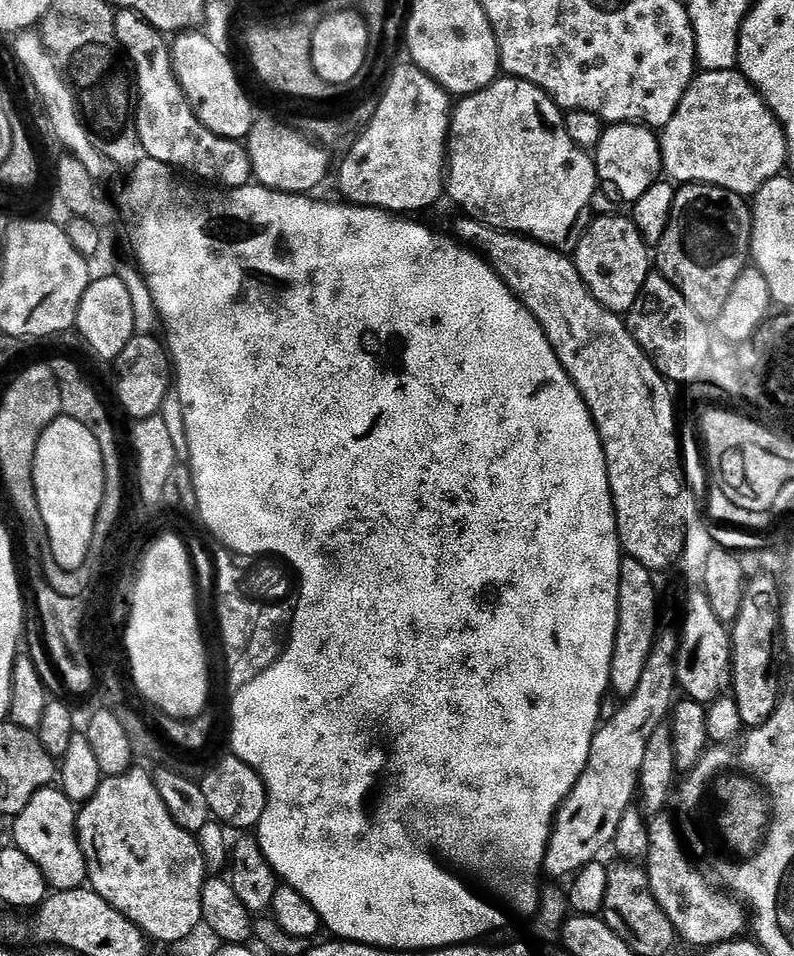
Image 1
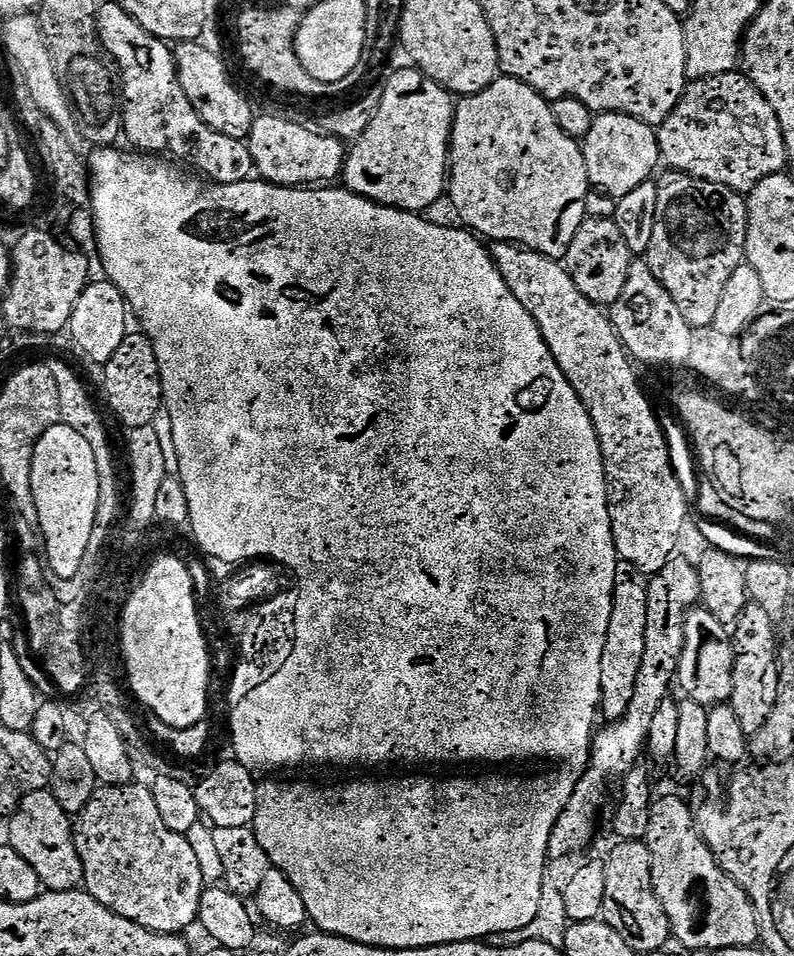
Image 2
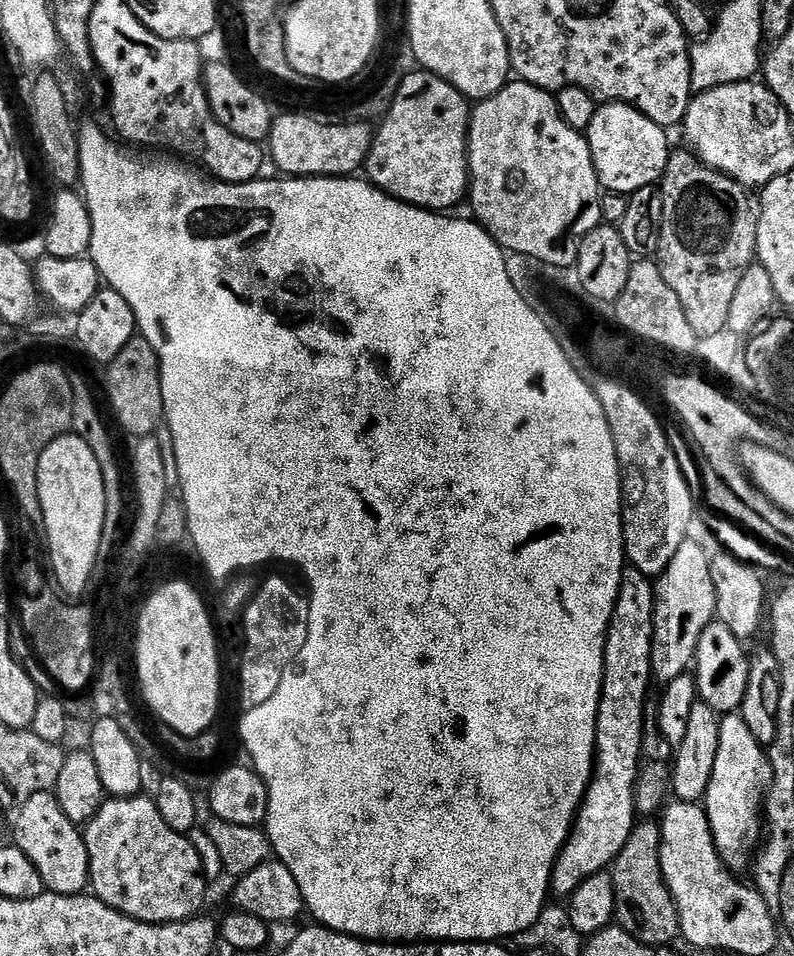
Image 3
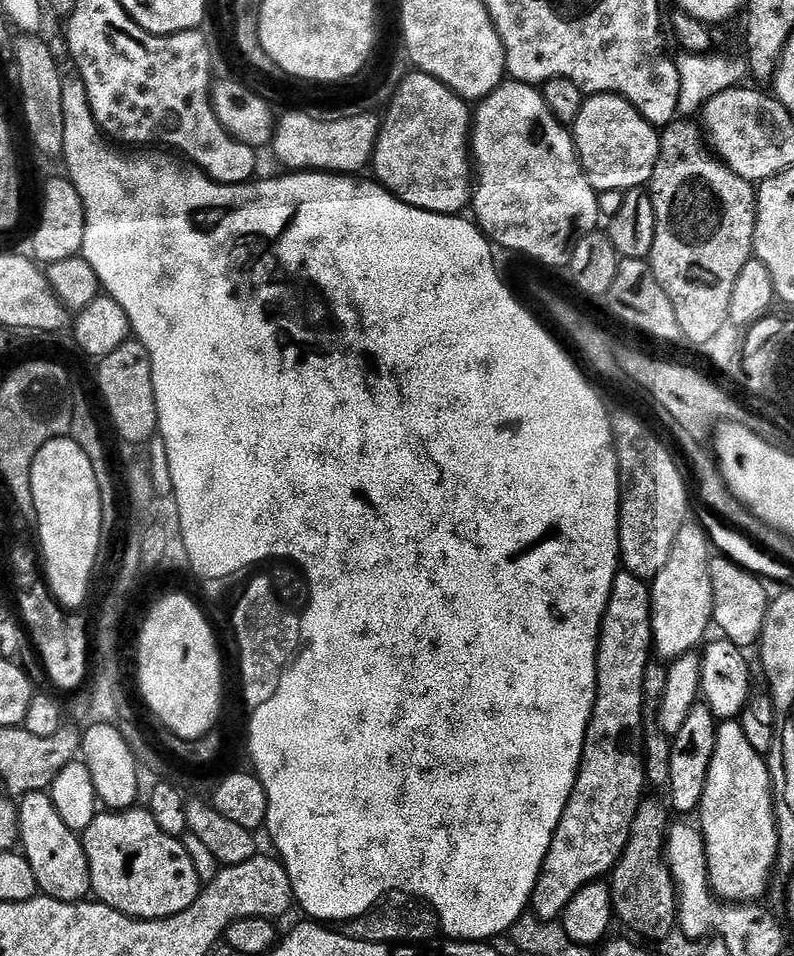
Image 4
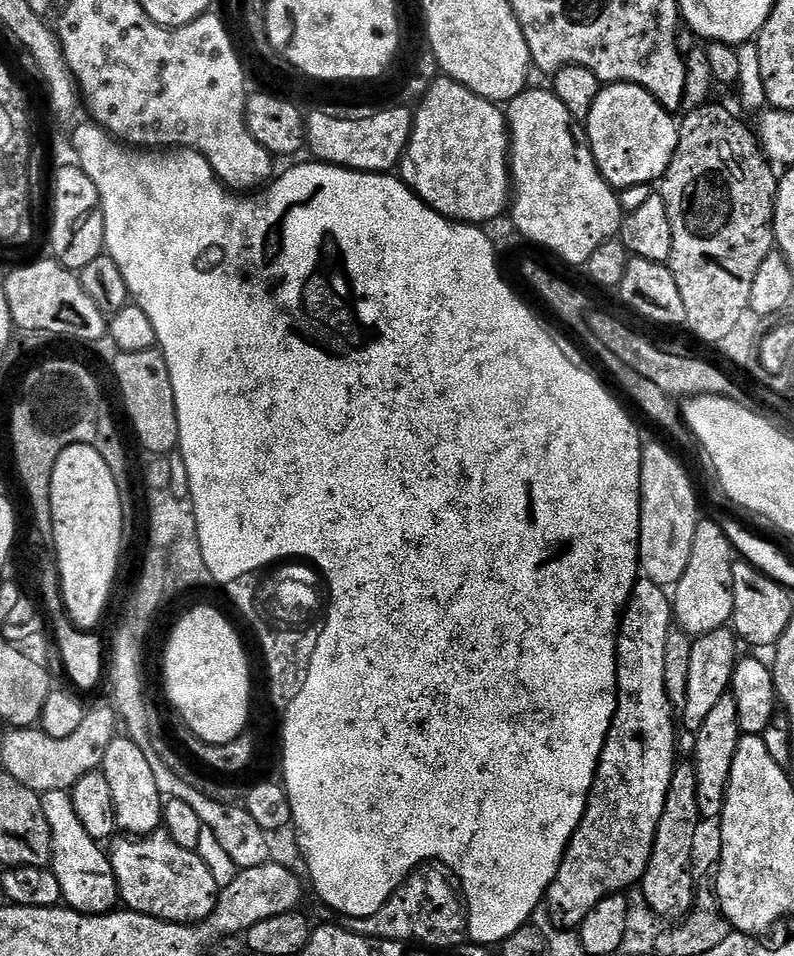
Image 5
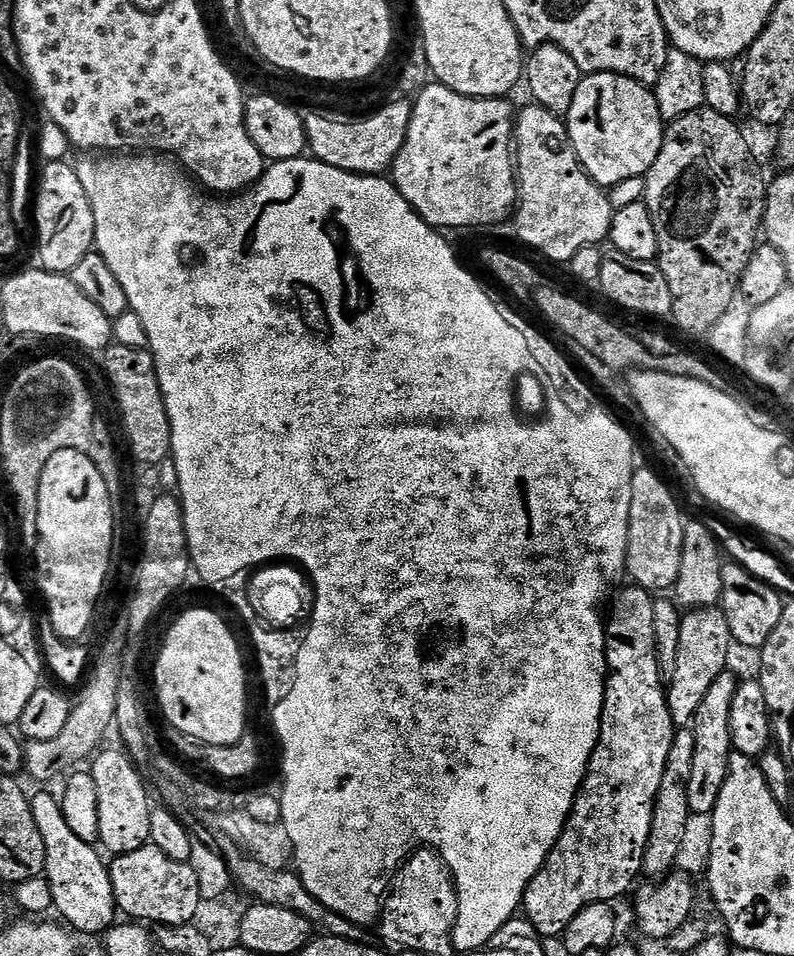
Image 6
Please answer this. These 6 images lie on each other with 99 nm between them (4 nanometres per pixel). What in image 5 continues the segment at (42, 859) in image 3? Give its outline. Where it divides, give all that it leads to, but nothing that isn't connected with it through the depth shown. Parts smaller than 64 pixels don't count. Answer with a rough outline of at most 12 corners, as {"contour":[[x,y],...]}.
{"contour":[[45,792],[50,871],[73,912],[113,911],[107,855],[84,831],[68,792]]}

